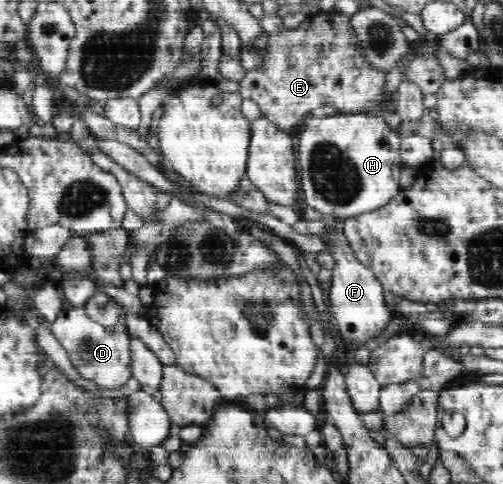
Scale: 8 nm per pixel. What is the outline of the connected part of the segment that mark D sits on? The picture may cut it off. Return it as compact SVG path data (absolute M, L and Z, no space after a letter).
M66 307L55 320L48 324L55 338L67 351L69 362L79 372L79 376L94 382L100 389L119 389L132 377L130 352L132 337L128 332L126 318L122 314L118 324L105 326L88 316L83 307Z

